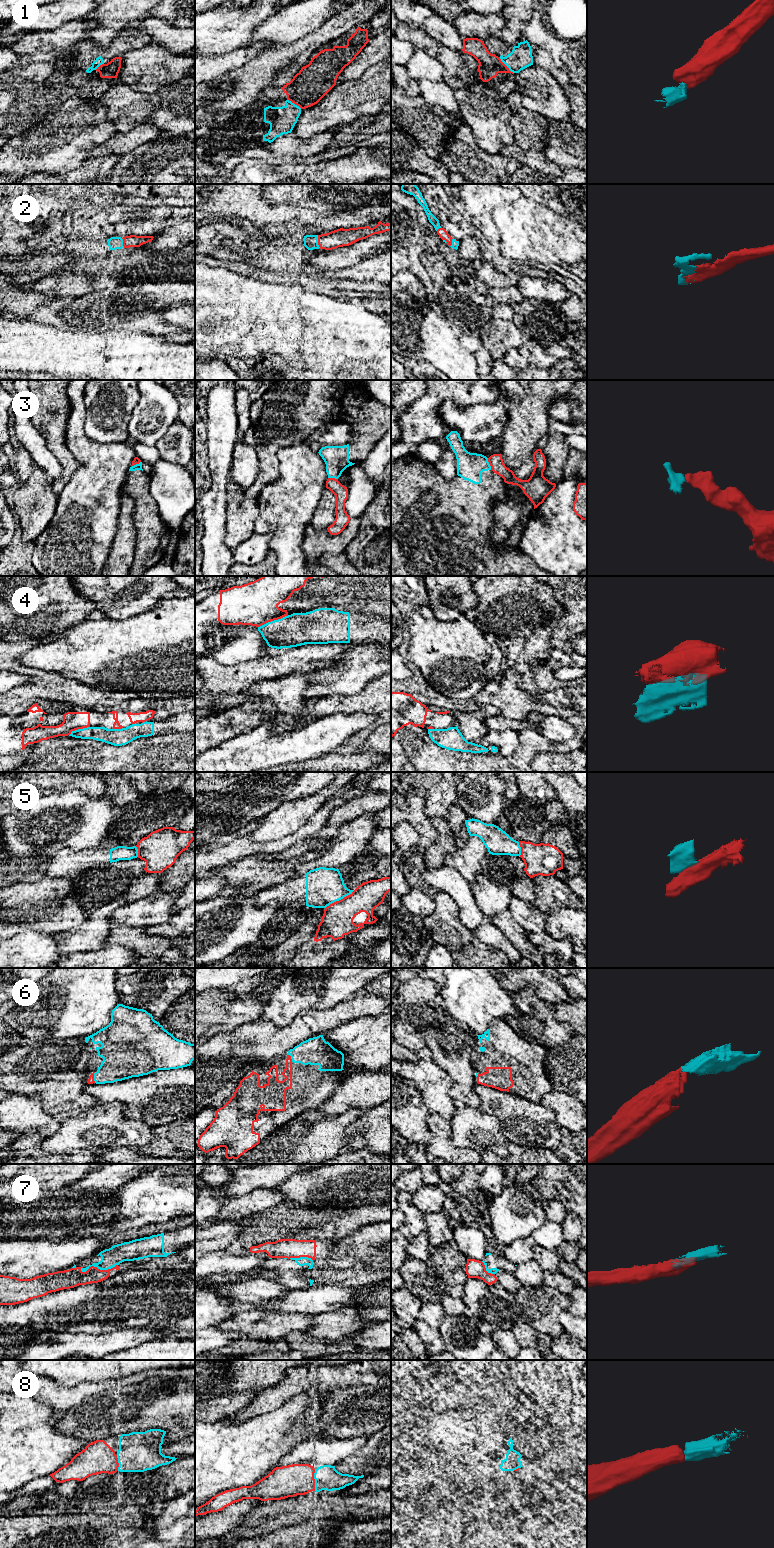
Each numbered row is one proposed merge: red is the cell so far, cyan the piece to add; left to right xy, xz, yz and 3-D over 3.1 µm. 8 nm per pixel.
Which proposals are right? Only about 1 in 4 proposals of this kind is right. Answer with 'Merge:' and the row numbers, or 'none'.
Merge: 2, 6, 8

